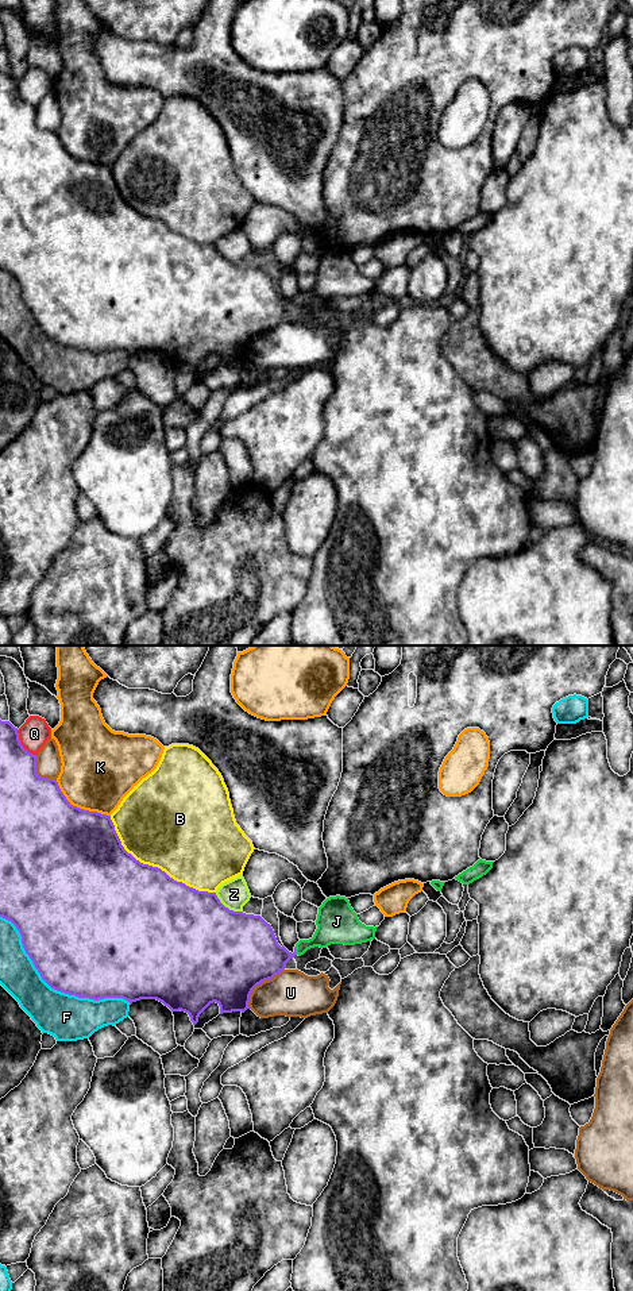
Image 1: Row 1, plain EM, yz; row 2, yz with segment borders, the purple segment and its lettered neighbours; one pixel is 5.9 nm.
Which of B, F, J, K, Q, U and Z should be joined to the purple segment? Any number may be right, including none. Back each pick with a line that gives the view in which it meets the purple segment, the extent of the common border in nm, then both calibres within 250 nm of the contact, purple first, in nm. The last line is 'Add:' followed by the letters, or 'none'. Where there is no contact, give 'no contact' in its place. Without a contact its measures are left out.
J: contact in yz; length 50 nm; calibres 340 and 160 nm
Add: J

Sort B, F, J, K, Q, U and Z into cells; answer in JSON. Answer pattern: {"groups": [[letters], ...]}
{"groups": [["B"], ["F"], ["J"], ["K"], ["Q"], ["U"], ["Z"]]}

